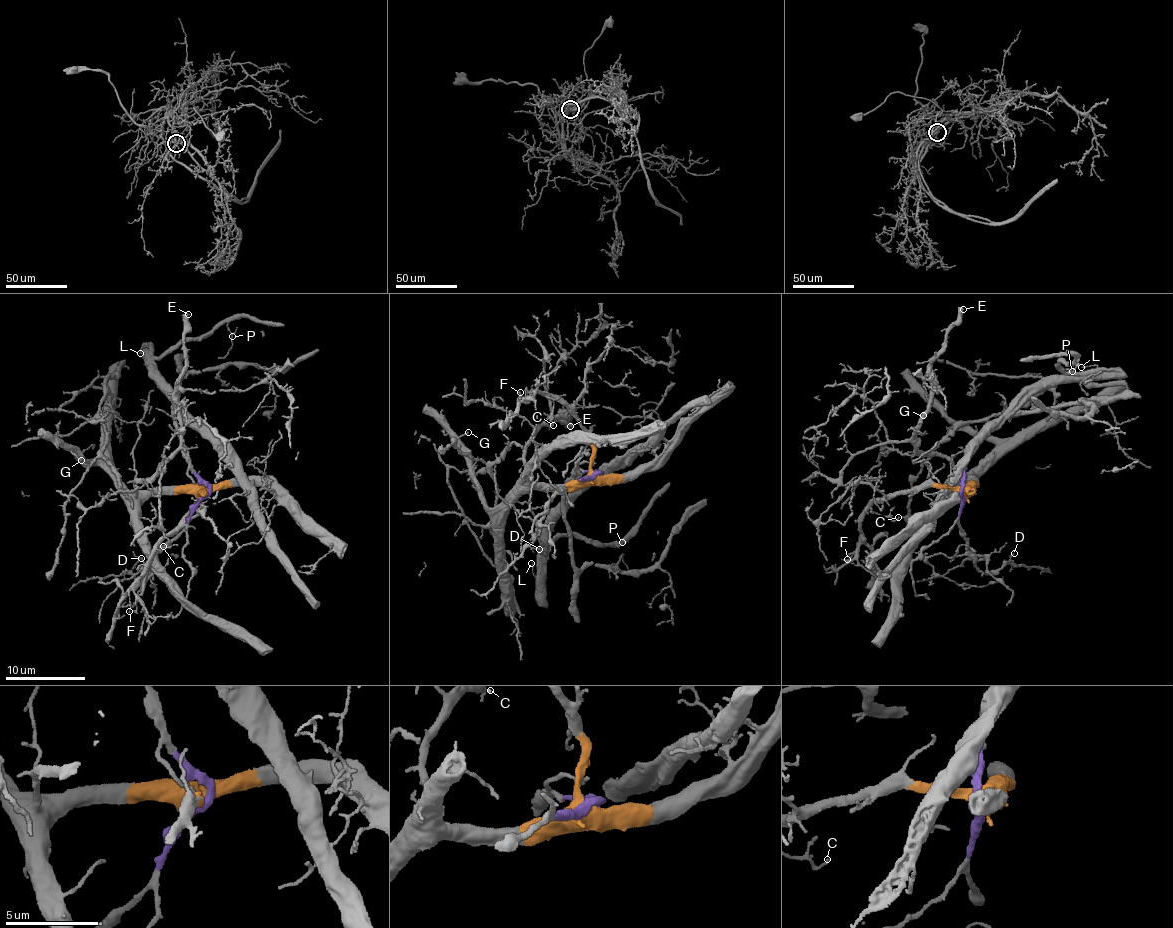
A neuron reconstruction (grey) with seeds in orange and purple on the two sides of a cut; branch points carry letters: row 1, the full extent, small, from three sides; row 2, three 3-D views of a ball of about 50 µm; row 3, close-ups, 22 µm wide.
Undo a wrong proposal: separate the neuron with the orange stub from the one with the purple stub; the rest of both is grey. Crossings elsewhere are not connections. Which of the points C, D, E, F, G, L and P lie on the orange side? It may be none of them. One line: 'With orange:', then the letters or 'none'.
With orange: C, E, F, G

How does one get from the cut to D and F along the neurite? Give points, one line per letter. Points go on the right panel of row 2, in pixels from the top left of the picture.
D: (962, 495), (960, 534), (966, 540), (973, 565), (985, 572), (997, 572), (1013, 553)
F: (962, 495), (954, 488), (924, 487), (894, 492), (866, 509), (857, 550), (847, 559)

